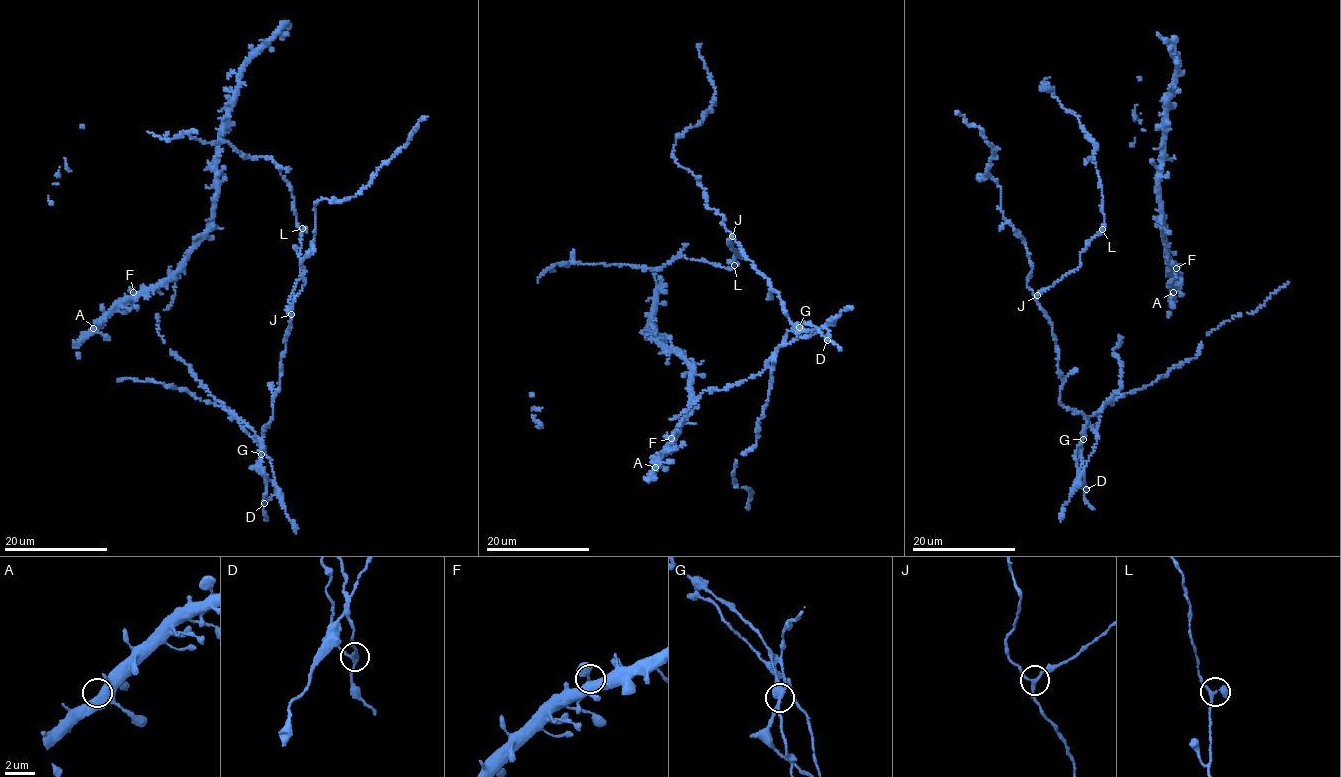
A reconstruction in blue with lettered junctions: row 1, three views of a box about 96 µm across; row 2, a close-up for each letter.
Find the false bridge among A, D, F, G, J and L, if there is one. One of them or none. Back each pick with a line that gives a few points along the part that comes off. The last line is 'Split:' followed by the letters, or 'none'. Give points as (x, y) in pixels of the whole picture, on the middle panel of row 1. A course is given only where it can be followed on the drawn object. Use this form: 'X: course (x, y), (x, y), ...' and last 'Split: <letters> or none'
G: course (800, 328), (788, 332), (785, 343), (762, 372), (728, 388), (703, 392), (670, 420)
Split: G

